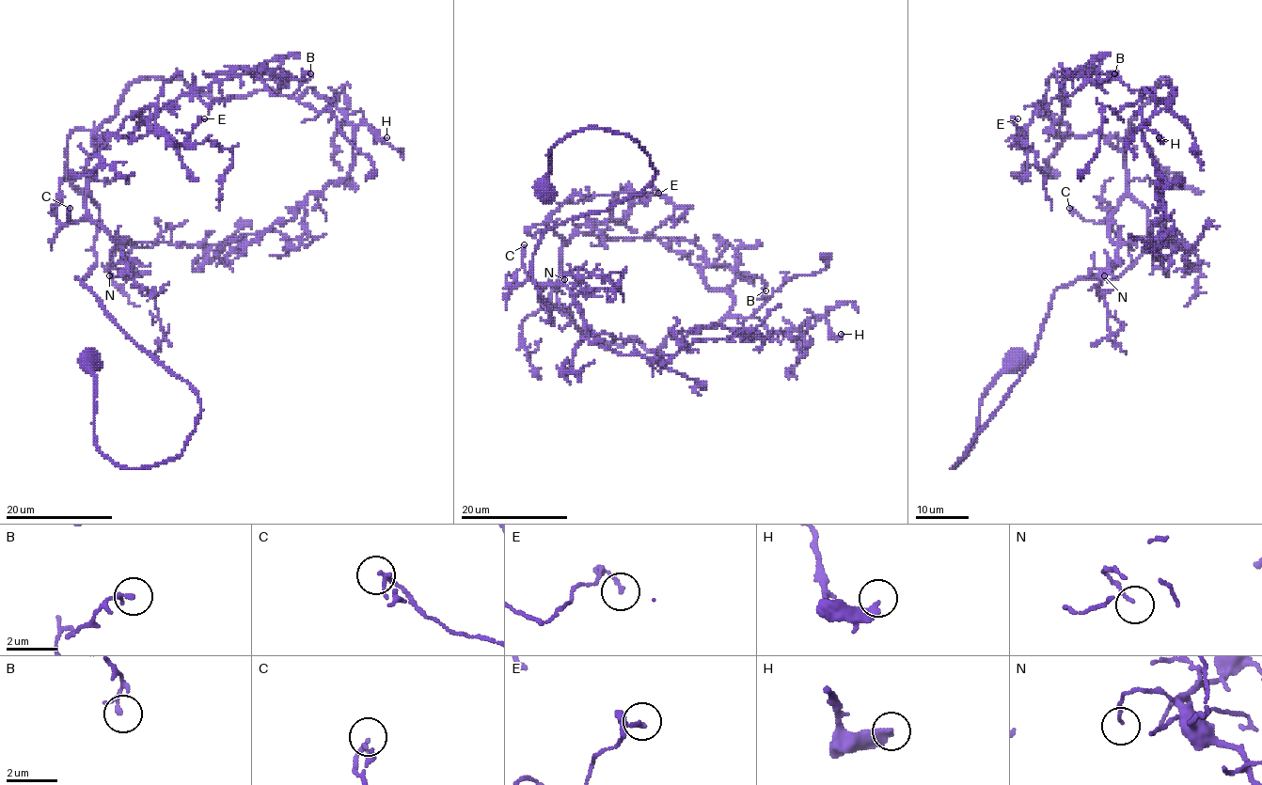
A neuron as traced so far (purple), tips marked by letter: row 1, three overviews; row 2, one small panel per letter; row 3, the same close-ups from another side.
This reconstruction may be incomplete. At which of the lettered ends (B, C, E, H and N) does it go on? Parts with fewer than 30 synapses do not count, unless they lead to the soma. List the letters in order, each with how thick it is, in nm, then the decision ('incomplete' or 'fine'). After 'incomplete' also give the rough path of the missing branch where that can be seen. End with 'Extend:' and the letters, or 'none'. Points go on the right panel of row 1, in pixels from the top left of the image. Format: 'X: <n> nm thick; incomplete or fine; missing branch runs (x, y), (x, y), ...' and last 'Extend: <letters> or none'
B: 190 nm thick; fine
C: 170 nm thick; fine
E: 100 nm thick; fine
H: 320 nm thick; fine
N: 90 nm thick; fine
Extend: none

